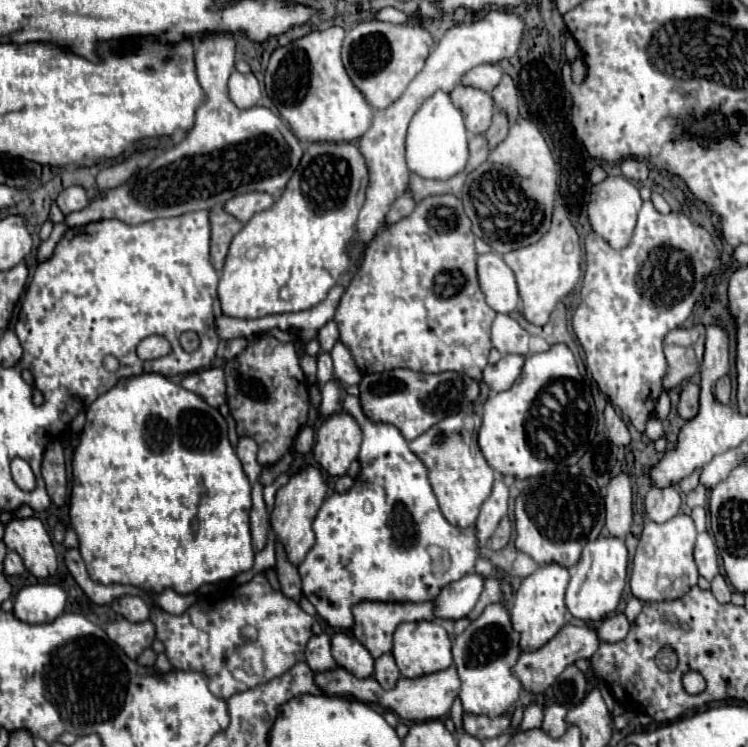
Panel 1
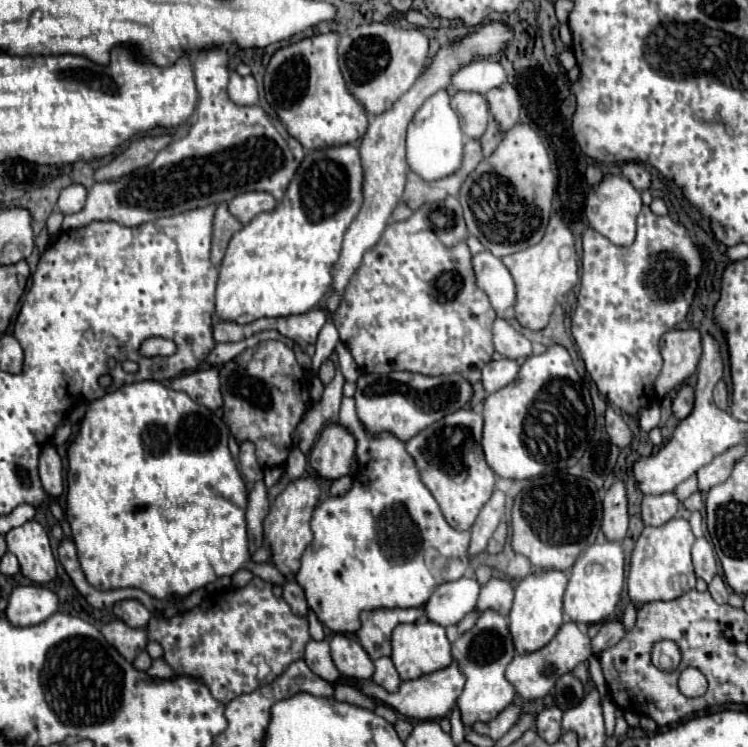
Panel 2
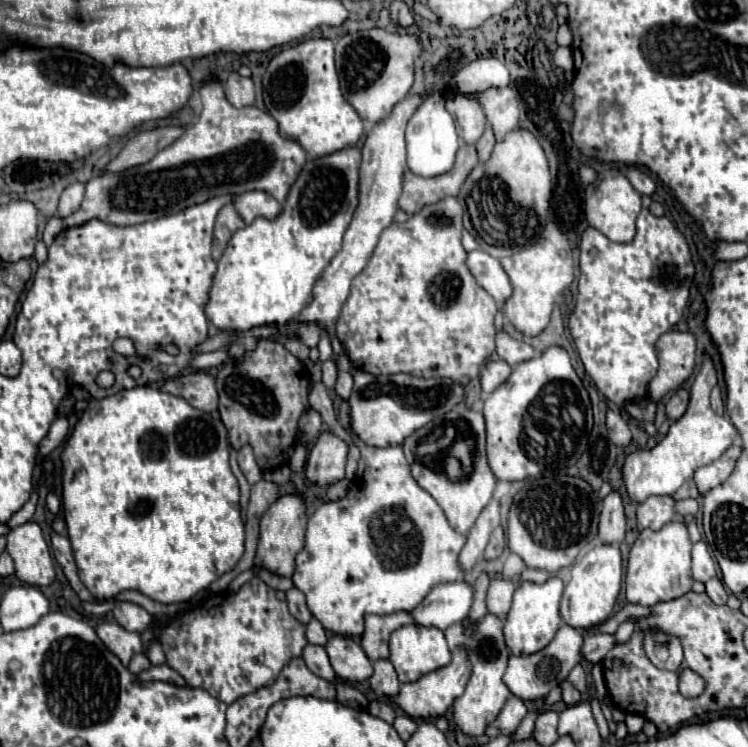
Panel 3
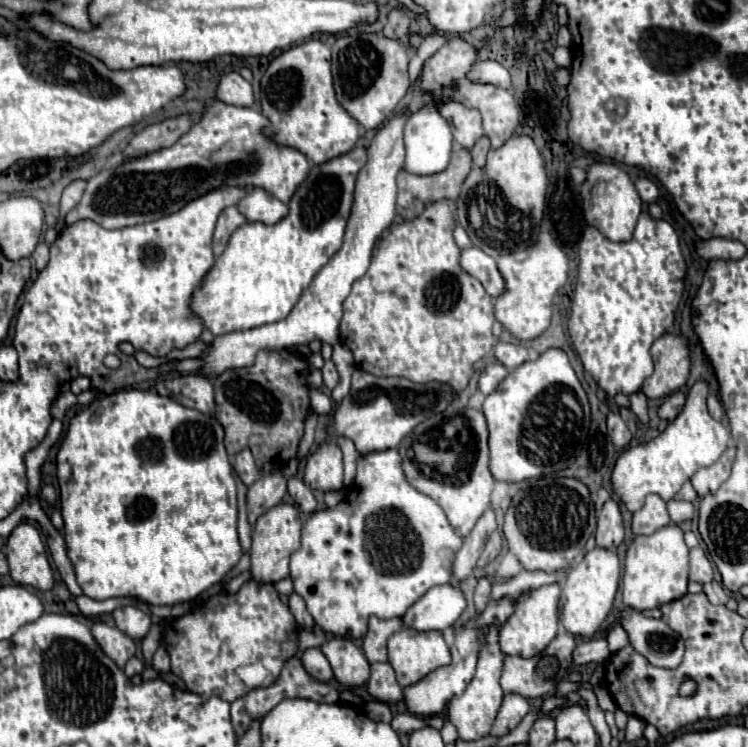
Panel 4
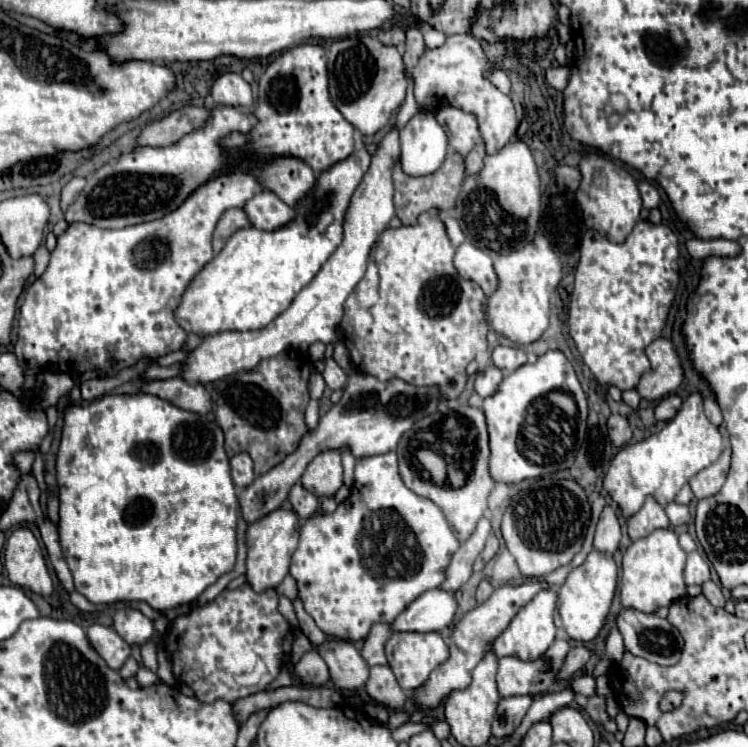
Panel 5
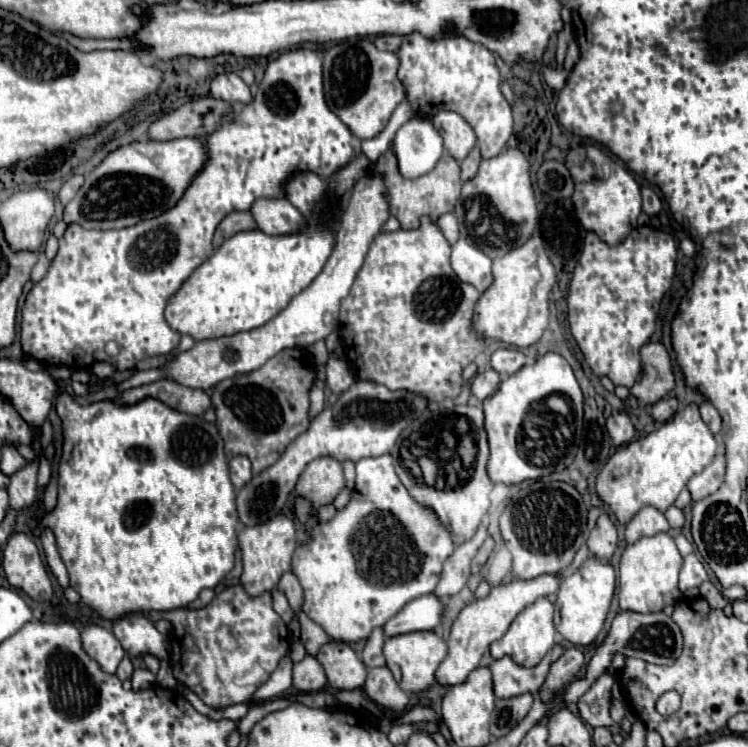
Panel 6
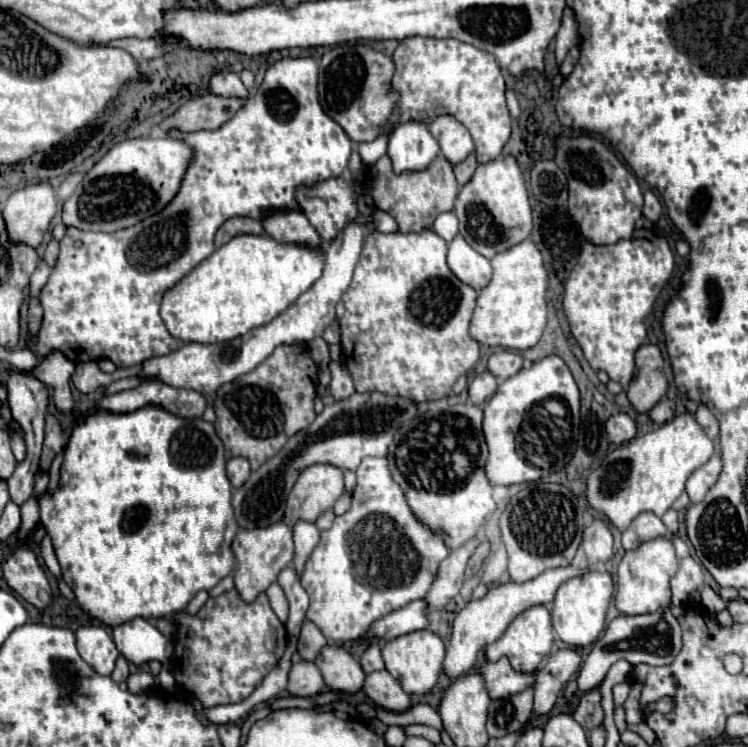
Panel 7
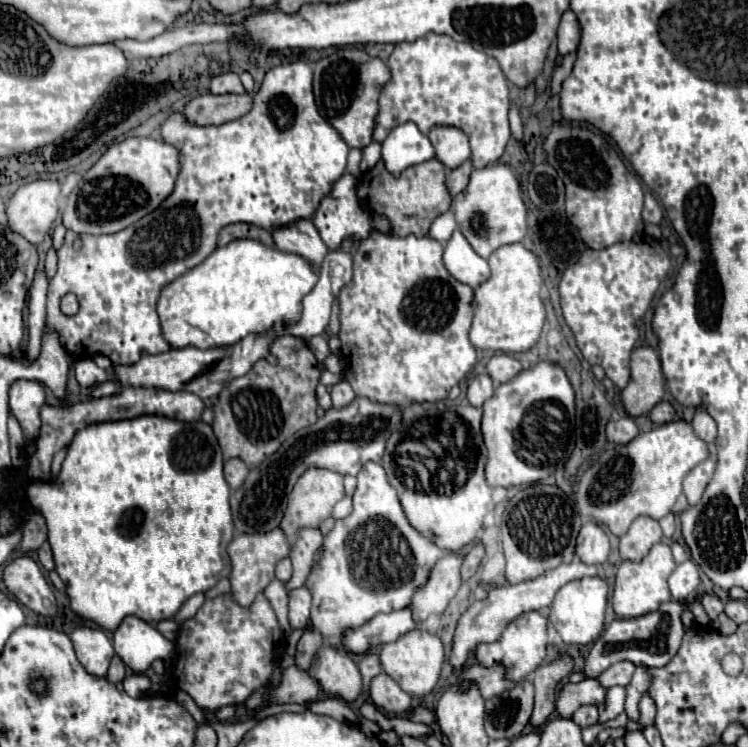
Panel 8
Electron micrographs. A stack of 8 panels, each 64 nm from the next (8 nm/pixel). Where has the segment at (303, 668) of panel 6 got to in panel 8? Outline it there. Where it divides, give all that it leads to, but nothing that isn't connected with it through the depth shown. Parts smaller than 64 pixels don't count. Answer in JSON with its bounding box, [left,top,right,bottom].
[268,666,320,706]

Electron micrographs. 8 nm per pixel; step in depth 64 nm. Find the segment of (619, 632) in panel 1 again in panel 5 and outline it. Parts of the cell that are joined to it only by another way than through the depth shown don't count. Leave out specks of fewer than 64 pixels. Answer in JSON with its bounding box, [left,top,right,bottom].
[558,646,590,680]

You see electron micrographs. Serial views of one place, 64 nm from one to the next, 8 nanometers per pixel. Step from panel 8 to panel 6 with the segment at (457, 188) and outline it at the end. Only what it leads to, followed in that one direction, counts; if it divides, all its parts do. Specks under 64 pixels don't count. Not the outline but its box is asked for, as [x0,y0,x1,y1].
[460,148,482,182]

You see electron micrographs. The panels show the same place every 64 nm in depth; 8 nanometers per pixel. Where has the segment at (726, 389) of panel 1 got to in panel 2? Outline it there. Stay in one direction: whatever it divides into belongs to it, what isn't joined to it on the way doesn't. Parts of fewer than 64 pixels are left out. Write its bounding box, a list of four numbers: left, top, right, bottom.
[714,382,728,410]

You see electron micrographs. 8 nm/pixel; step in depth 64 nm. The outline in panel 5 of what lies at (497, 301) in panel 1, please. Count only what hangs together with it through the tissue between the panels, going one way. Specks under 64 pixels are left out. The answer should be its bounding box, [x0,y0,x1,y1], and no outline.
[454,242,498,296]

